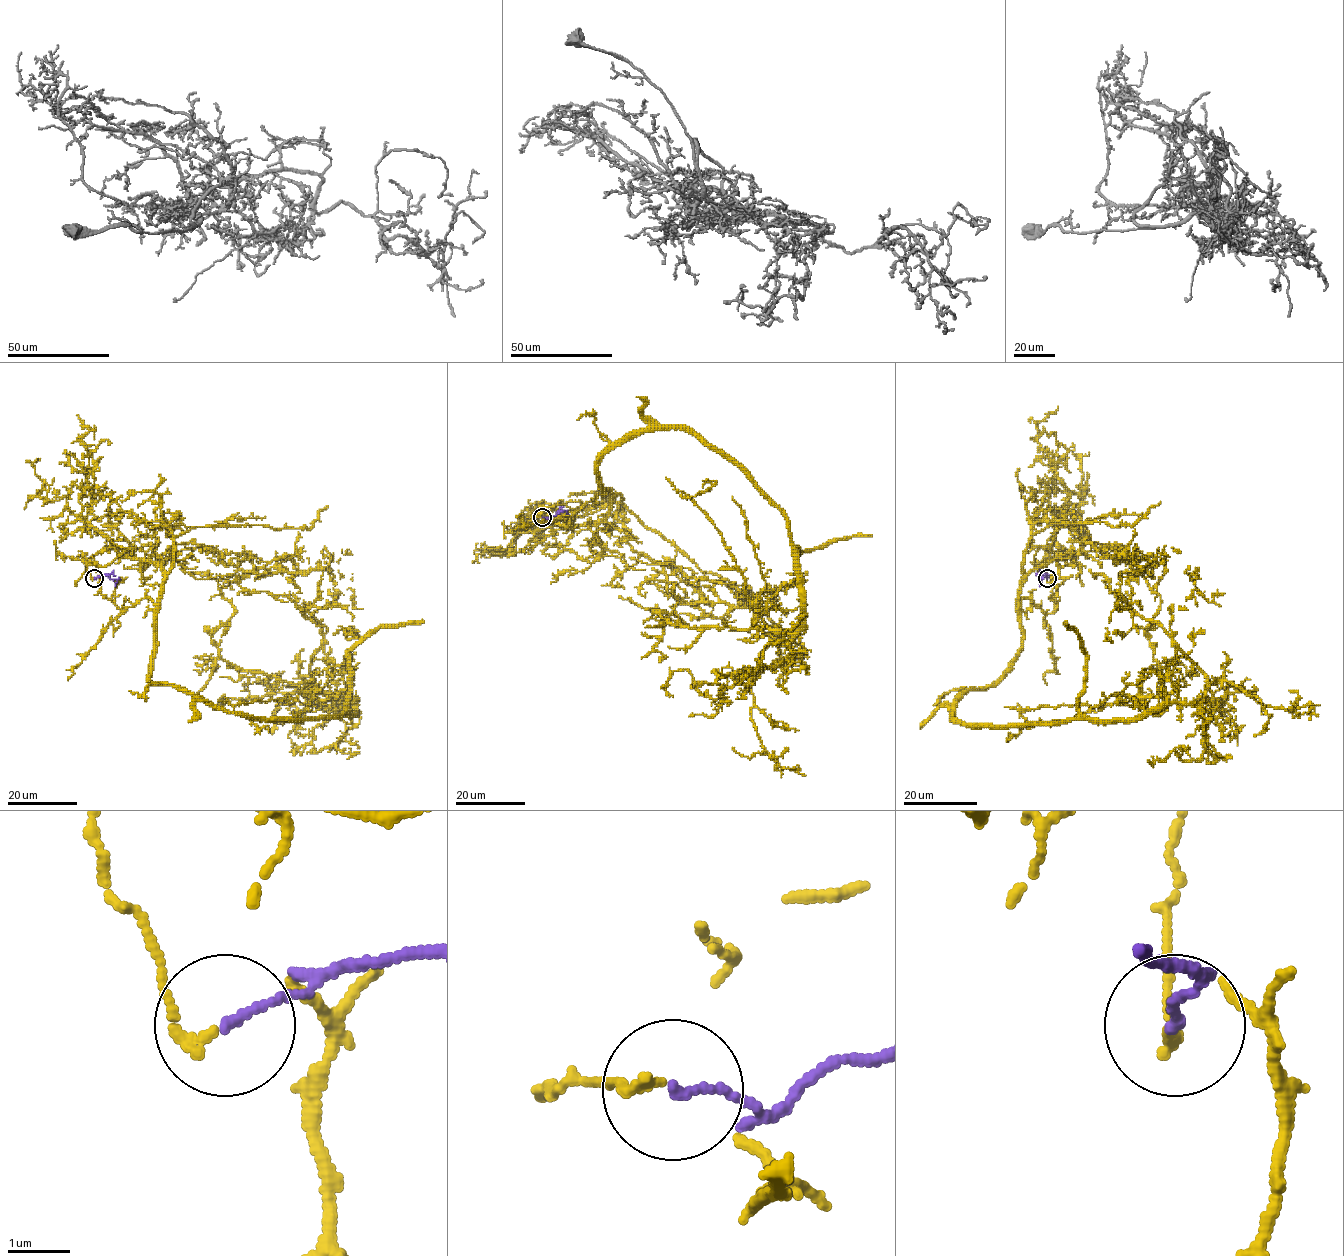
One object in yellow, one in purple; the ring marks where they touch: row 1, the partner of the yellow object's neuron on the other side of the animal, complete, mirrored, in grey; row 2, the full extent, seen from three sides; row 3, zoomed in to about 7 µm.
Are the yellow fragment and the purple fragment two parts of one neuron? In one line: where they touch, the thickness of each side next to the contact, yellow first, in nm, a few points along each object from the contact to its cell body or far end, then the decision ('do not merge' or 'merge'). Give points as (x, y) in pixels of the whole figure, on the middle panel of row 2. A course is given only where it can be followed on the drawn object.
at (542, 517); 100 nm thick on the yellow side, 130 nm on the other; yellow runs (542, 517), (597, 523), (602, 457), (692, 430), (784, 514), (792, 650), (760, 669), (741, 592), (630, 558); purple runs (542, 518), (548, 518), (563, 511); merge

